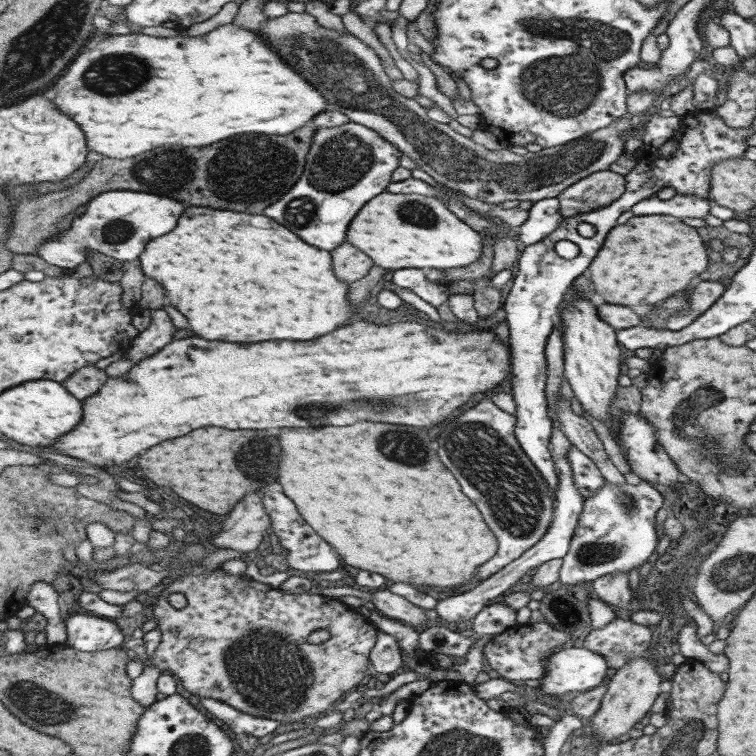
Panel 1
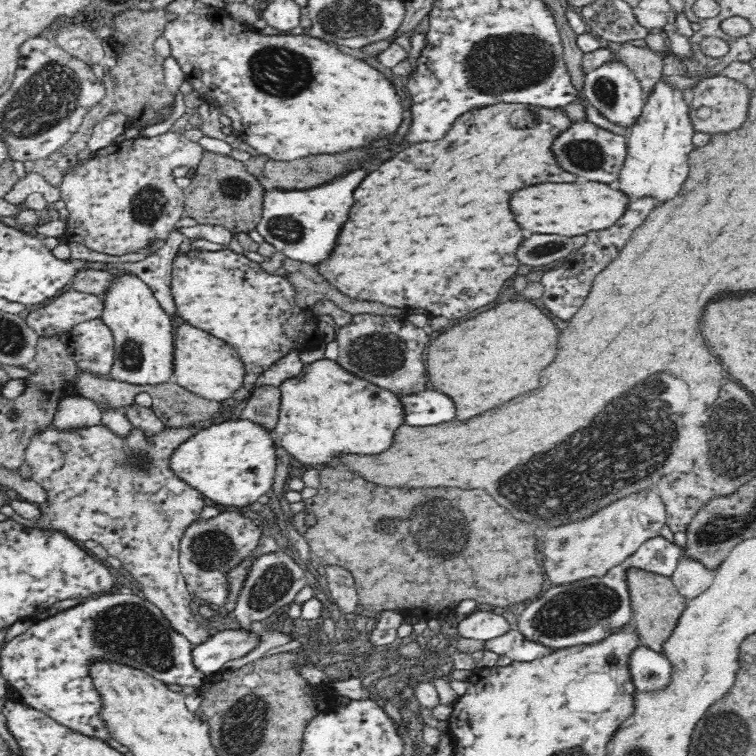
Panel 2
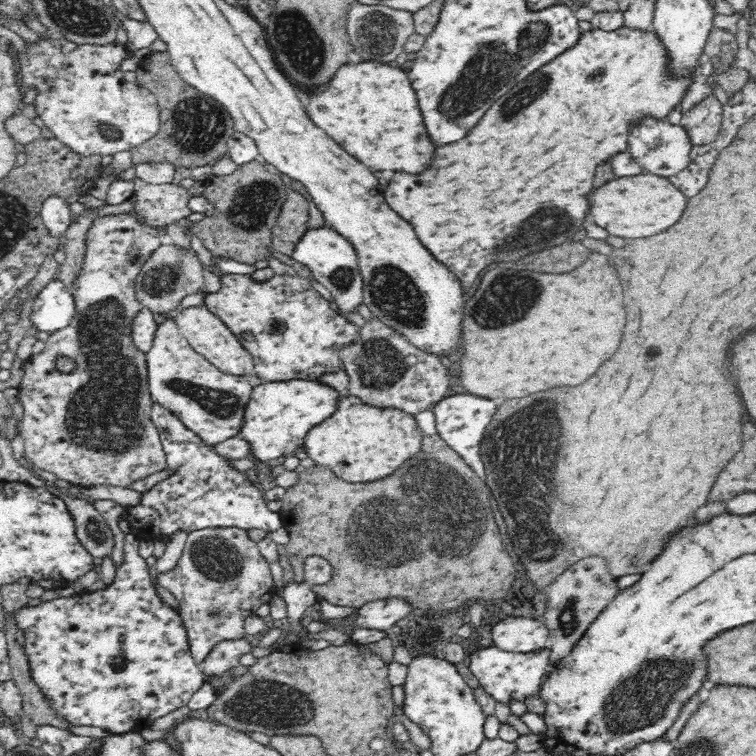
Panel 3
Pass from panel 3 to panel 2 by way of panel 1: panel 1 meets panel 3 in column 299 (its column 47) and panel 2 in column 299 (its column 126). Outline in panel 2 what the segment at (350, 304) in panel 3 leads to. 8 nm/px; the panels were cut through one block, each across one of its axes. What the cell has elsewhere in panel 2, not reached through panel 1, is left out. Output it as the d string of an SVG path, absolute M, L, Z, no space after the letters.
M358 168L348 172L344 178L328 182L324 186L310 188L308 190L290 190L280 191L274 190L265 194L263 202L263 210L260 222L257 224L257 231L263 236L266 242L272 244L277 251L280 251L288 258L306 262L313 267L324 265L332 256L334 256L334 248L340 236L340 228L348 222L350 218L350 210L354 206L354 190L364 182L364 178L370 174L370 168Z

